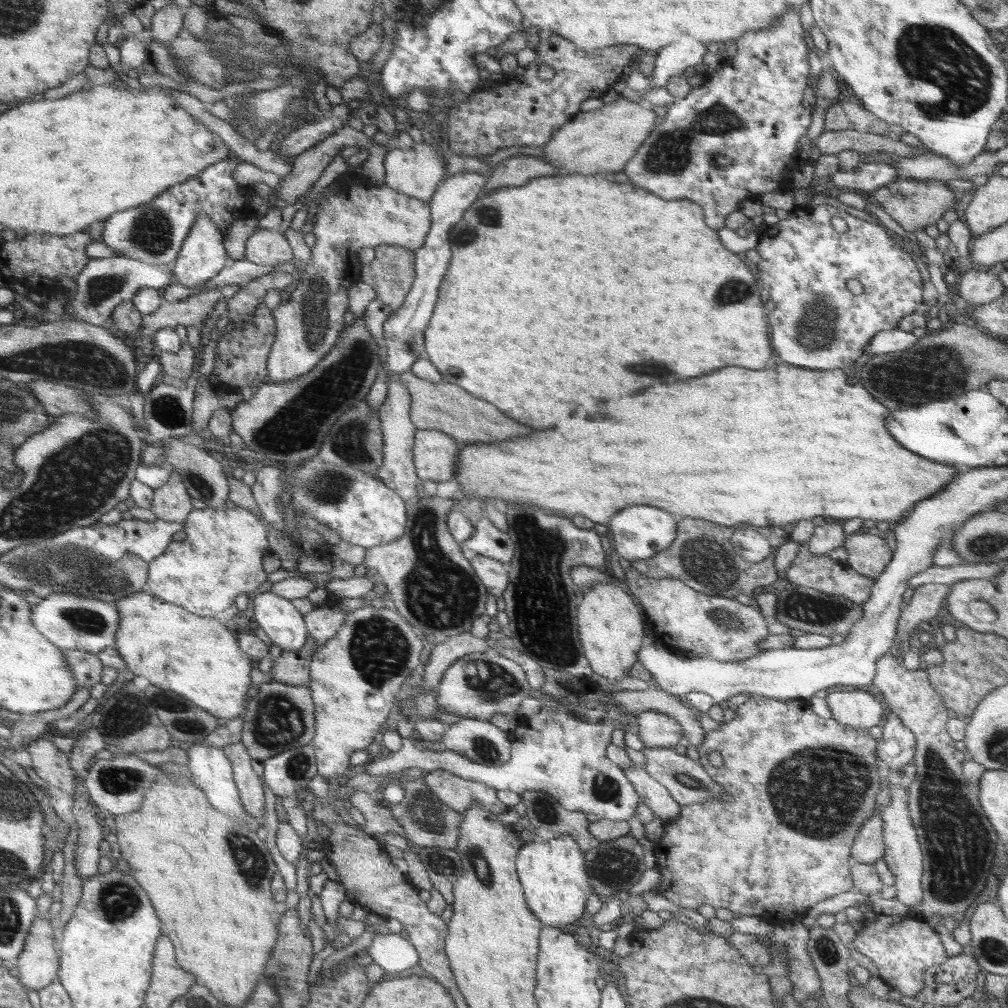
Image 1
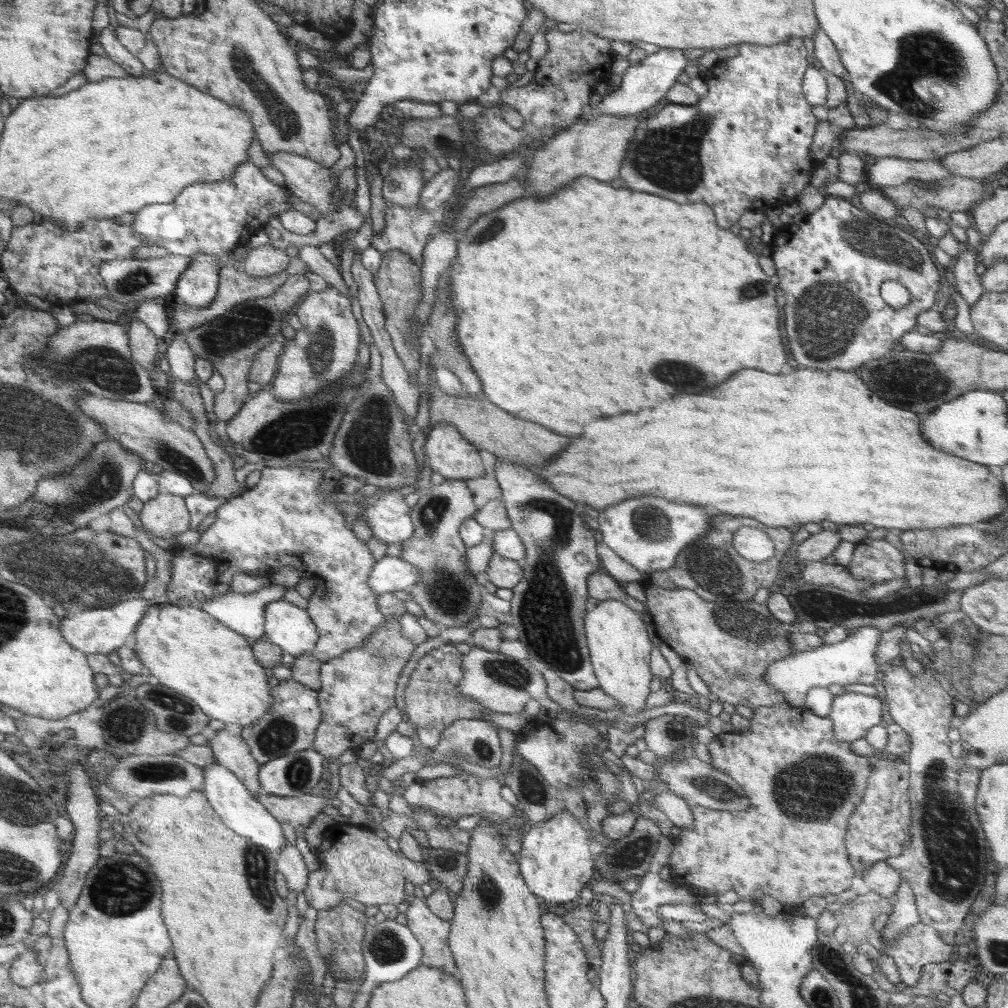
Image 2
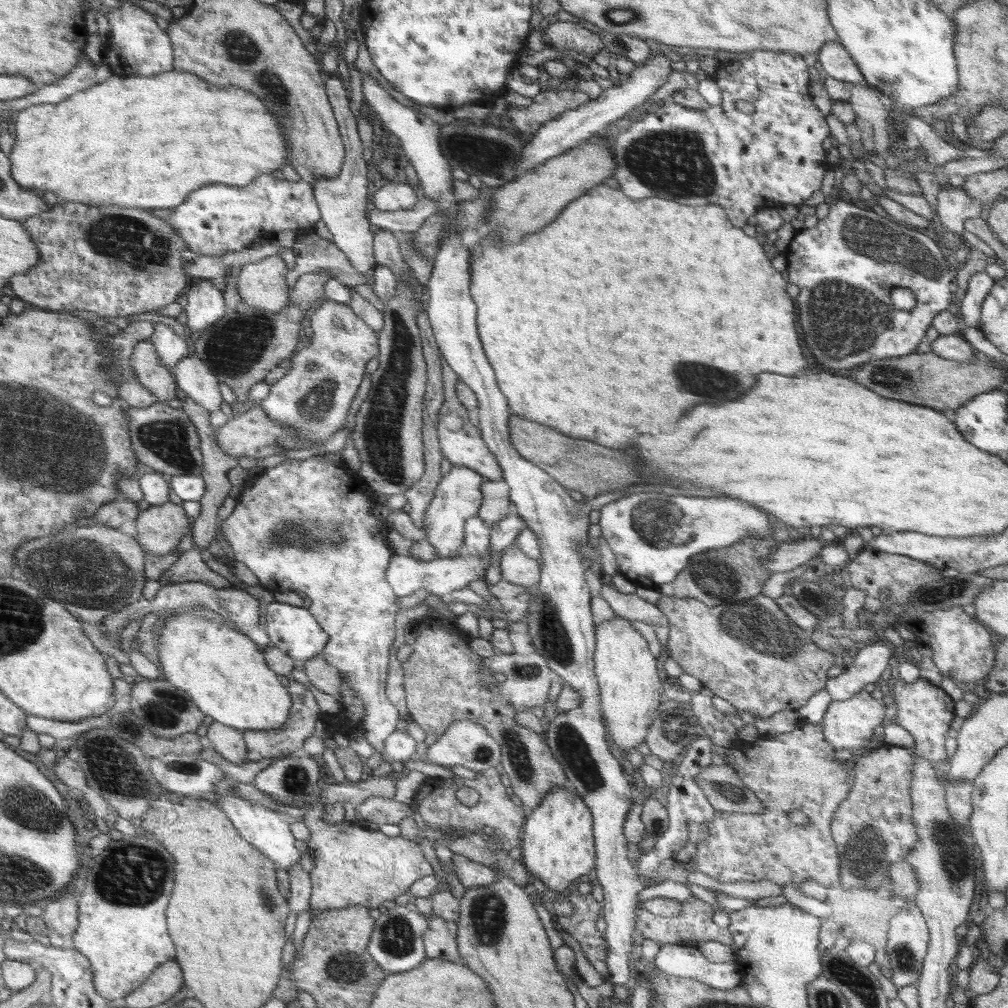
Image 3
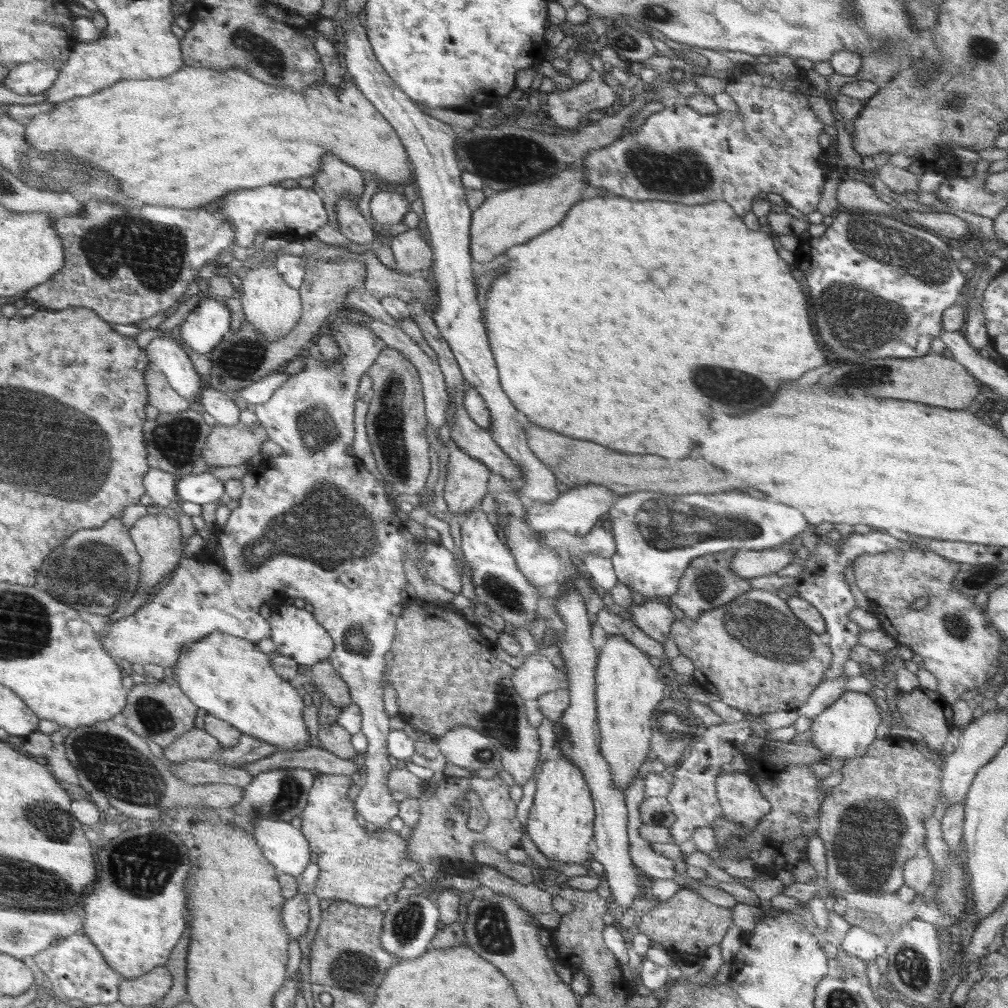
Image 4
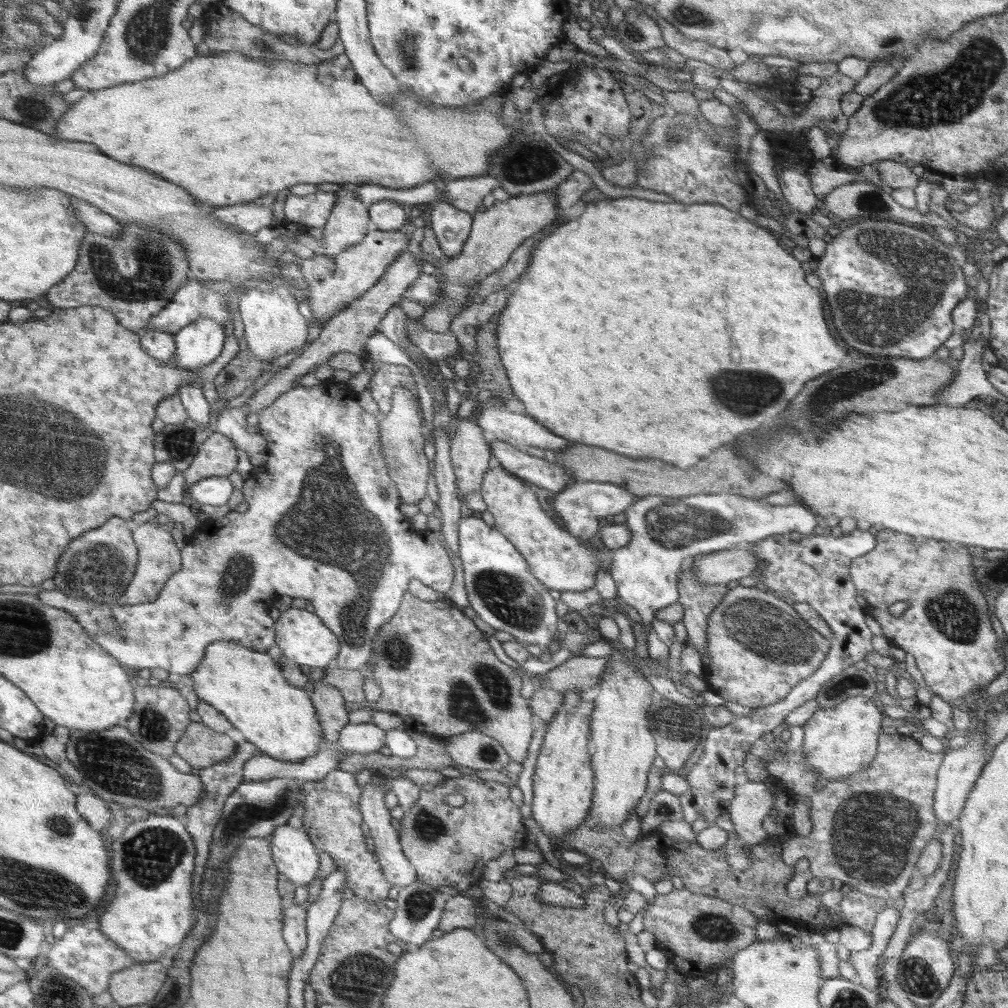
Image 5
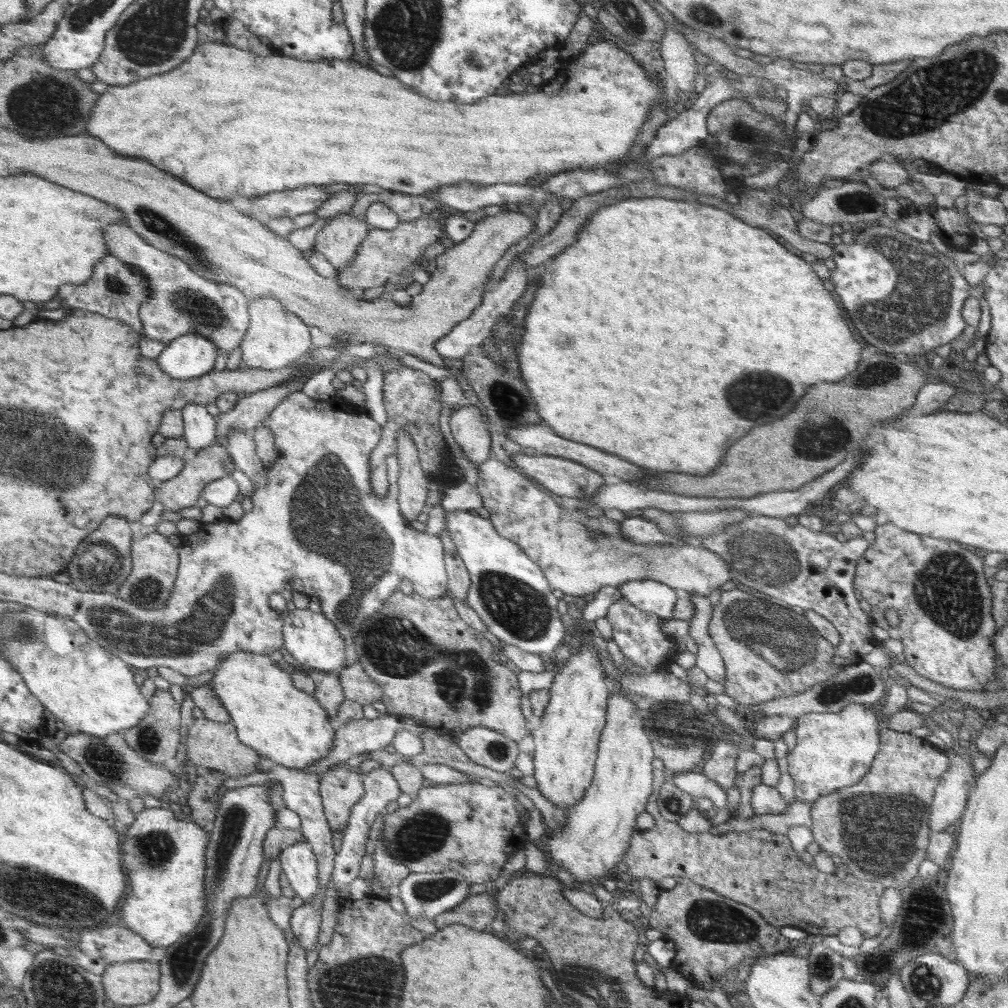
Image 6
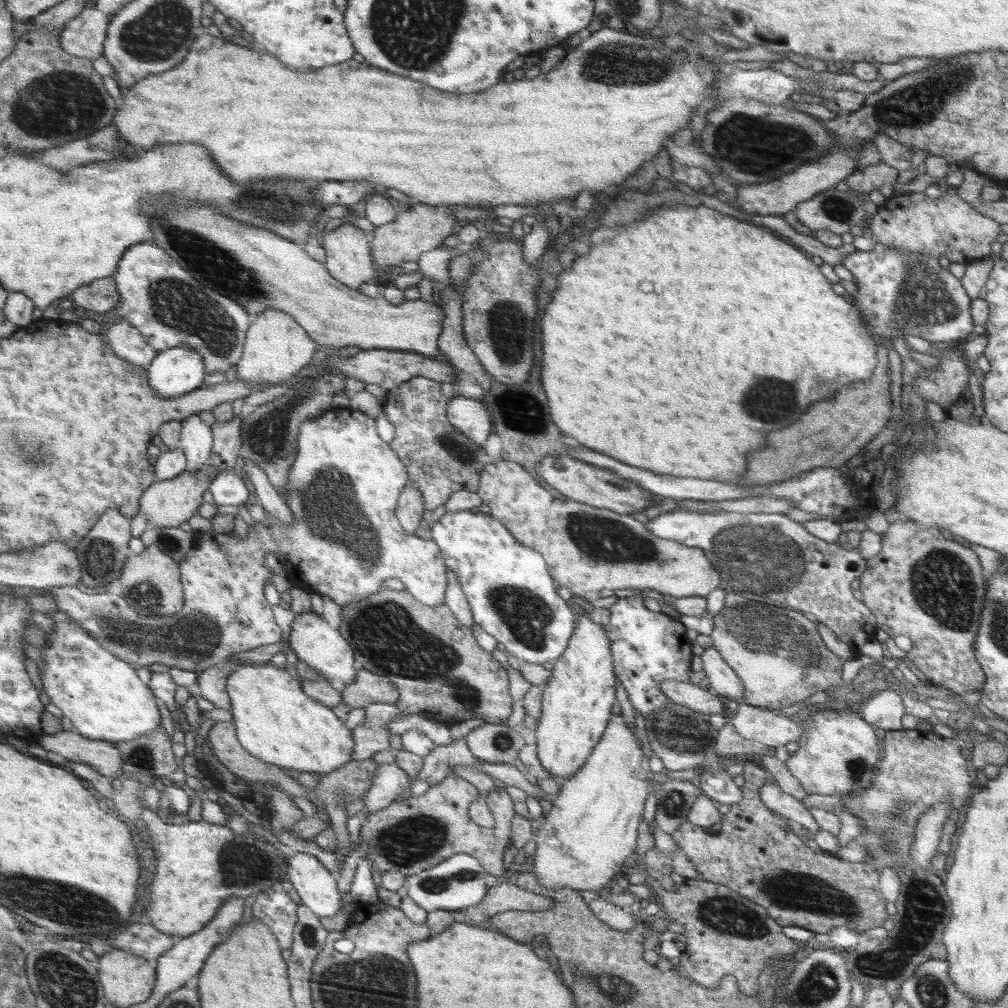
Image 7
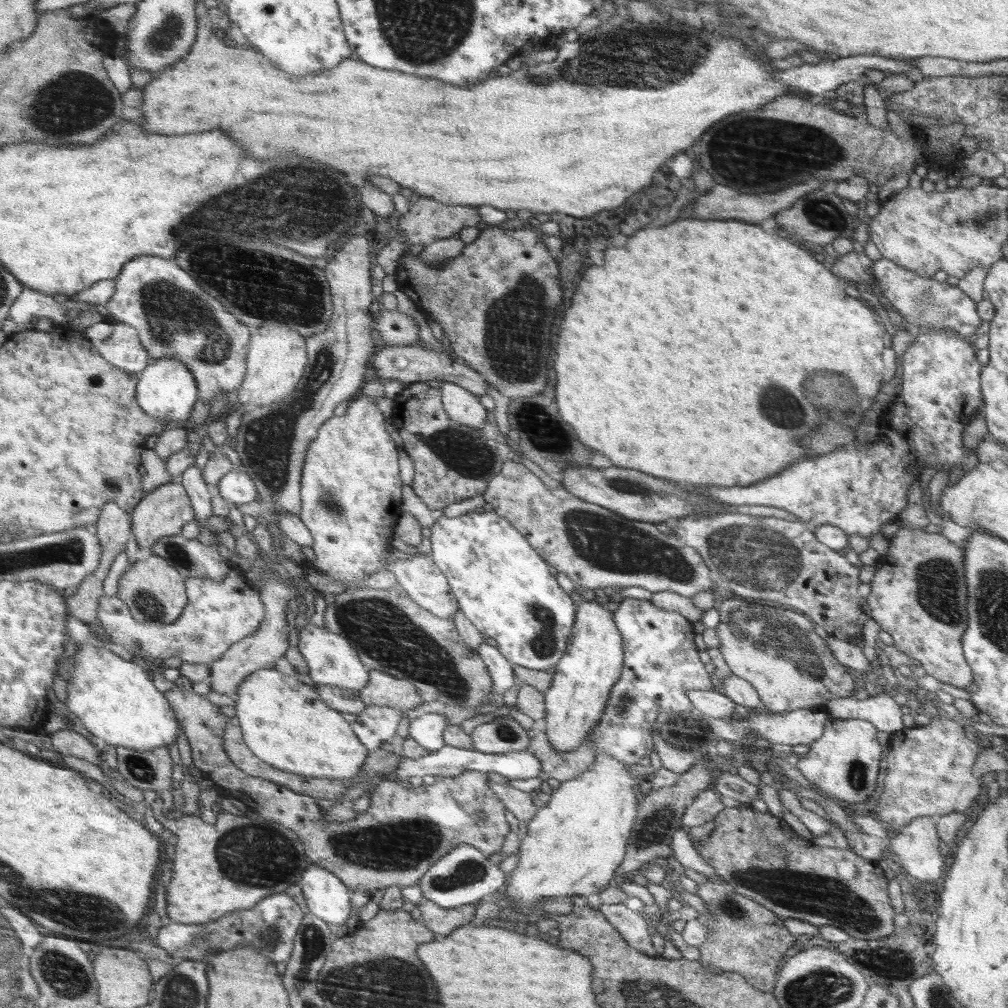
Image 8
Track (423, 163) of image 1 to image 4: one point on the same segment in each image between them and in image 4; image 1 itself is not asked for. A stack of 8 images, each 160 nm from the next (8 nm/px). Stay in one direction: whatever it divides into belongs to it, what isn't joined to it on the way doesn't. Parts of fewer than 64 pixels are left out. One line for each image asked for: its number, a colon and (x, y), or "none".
2: (402, 186)
3: (395, 196)
4: (387, 207)

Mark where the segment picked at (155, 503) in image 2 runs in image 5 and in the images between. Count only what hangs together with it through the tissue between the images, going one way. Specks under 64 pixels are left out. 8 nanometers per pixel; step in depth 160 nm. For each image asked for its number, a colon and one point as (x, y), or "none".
3: (159, 528)
4: (157, 537)
5: (159, 558)

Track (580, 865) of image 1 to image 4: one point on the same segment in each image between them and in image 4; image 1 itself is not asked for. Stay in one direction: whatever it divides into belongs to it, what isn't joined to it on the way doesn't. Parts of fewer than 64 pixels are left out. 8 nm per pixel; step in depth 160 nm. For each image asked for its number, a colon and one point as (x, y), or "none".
2: (555, 860)
3: (557, 848)
4: (560, 820)

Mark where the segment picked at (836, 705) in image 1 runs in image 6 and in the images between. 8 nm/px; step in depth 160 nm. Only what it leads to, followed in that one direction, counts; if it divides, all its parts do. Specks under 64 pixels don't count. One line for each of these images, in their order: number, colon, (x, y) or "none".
2: (853, 714)
3: (849, 724)
4: (846, 728)
5: (839, 741)
6: (834, 750)

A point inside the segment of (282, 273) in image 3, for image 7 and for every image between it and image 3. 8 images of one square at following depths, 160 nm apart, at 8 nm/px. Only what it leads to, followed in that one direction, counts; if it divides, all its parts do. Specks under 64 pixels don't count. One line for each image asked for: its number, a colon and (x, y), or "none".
4: (269, 303)
5: (273, 327)
6: (276, 338)
7: (277, 348)

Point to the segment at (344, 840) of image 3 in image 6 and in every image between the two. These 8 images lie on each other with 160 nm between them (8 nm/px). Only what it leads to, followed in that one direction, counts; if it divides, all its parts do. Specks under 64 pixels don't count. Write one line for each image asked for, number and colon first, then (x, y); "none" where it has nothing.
4: (364, 869)
5: (330, 814)
6: (340, 788)

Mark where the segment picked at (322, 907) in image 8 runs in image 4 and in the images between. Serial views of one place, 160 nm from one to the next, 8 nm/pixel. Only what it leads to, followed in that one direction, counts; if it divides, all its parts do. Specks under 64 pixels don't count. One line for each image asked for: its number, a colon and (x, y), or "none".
4: (288, 849)
5: (295, 853)
6: (299, 863)
7: (316, 885)

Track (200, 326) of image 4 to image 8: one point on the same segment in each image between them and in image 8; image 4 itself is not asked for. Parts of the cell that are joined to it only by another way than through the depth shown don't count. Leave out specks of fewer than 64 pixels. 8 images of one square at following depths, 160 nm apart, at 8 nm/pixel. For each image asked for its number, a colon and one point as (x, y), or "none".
5: (200, 342)
6: (190, 357)
7: (179, 371)
8: (166, 391)

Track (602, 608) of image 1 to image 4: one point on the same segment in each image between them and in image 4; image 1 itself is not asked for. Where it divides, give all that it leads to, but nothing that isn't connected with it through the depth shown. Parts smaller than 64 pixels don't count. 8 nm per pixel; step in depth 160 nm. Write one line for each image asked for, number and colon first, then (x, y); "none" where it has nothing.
2: (619, 647)
3: (630, 684)
4: (628, 689)

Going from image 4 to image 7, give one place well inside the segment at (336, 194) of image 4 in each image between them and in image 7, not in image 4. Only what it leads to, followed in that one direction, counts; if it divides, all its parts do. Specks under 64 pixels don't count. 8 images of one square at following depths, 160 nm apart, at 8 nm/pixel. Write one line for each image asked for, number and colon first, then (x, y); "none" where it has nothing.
5: (348, 223)
6: (339, 240)
7: (347, 250)

